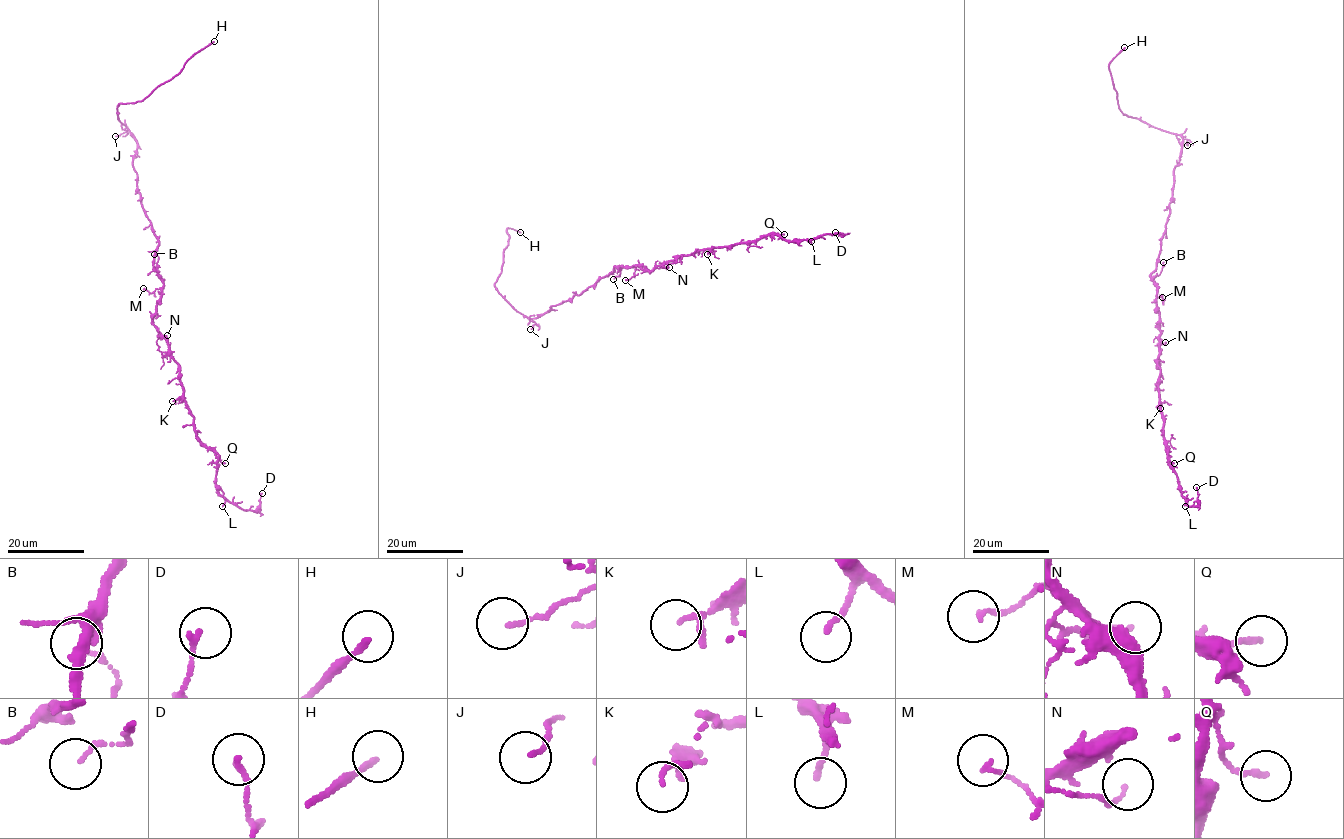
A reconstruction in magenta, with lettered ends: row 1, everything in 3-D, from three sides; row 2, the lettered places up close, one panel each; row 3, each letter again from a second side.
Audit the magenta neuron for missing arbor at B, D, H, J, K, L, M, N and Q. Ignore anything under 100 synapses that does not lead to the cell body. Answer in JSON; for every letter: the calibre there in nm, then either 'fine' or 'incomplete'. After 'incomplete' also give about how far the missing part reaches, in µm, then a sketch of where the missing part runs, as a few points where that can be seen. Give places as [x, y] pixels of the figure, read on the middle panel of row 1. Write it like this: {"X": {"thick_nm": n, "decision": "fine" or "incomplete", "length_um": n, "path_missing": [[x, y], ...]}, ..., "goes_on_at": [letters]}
{"B": {"thick_nm": 90, "decision": "fine"}, "D": {"thick_nm": 160, "decision": "fine"}, "H": {"thick_nm": 160, "decision": "incomplete", "length_um": 7}, "J": {"thick_nm": 100, "decision": "fine"}, "K": {"thick_nm": 110, "decision": "fine"}, "L": {"thick_nm": 140, "decision": "fine"}, "M": {"thick_nm": 120, "decision": "fine"}, "N": {"thick_nm": 110, "decision": "fine"}, "Q": {"thick_nm": 140, "decision": "fine"}, "goes_on_at": ["H"]}

